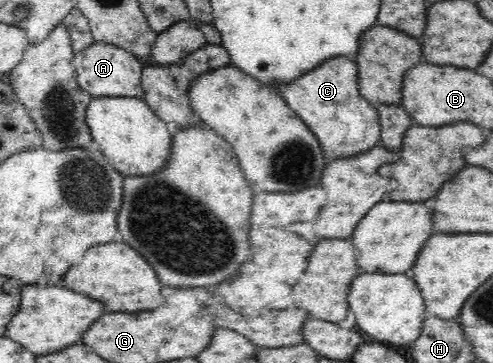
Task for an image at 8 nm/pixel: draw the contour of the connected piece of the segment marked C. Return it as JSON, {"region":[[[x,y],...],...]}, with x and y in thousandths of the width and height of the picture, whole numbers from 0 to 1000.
{"region":[[[692,154],[661,165],[643,187],[627,193],[617,209],[594,220],[594,226],[568,231],[560,253],[578,273],[578,281],[645,380],[661,444],[730,427],[730,419],[767,402],[773,380],[769,314],[761,287],[751,284],[728,251],[728,190],[724,190],[716,163]]]}

